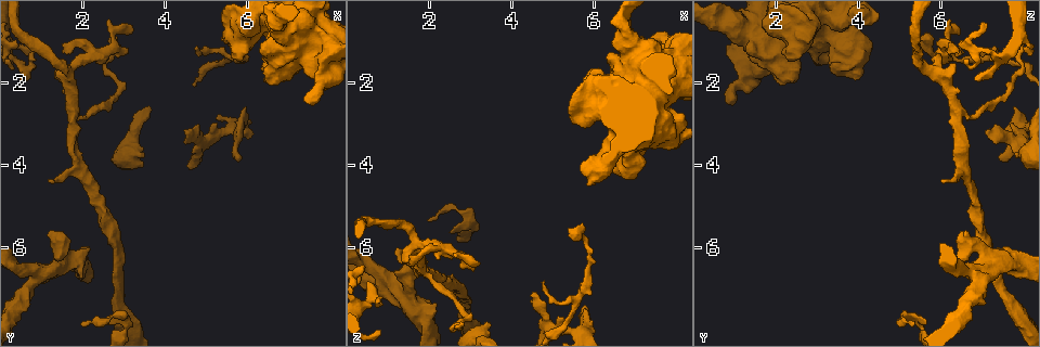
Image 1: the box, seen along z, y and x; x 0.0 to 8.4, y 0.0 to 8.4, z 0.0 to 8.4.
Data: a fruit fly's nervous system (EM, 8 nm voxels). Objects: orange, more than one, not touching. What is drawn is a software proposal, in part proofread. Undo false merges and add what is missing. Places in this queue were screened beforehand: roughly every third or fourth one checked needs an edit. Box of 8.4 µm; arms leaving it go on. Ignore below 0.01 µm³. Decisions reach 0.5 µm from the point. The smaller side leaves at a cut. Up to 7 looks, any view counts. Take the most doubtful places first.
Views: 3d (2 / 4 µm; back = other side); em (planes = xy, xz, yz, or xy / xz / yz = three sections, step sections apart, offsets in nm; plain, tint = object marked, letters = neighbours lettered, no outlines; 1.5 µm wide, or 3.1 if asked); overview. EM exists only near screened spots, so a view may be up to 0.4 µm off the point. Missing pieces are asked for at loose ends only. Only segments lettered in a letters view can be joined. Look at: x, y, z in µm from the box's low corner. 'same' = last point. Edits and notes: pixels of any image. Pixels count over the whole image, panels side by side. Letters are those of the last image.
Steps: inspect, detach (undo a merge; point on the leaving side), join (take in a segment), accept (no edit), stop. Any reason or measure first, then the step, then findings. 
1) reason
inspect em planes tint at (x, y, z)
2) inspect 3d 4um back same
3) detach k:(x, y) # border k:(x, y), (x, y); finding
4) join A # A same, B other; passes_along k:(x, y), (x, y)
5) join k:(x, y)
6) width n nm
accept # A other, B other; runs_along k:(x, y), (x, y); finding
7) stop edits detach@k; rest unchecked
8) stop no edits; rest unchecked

end of a long branch
inspect 3d 2um at (2.75, 0.90, 7.90)

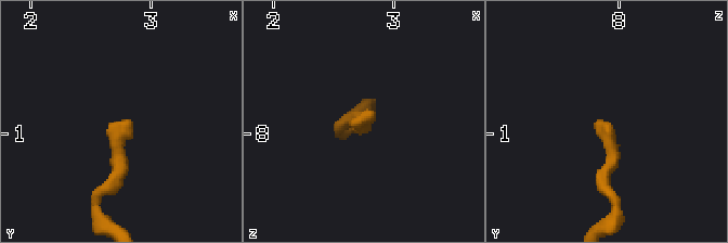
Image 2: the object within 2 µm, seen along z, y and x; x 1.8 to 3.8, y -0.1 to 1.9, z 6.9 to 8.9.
inspect em xy step 4 tint at (2.82, 0.90, 7.84)

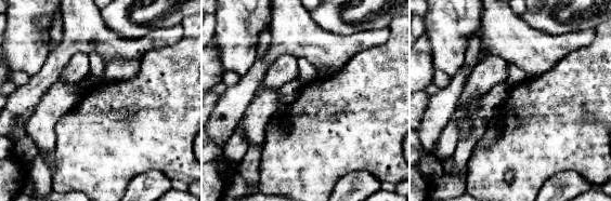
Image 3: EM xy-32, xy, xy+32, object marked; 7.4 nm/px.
inspect em planes letters same

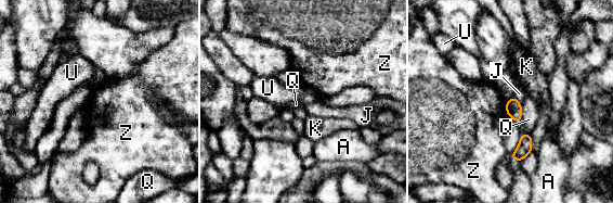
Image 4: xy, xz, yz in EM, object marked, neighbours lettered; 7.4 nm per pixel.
width 120 nm
accept # A other, J other, K other, Q other, U other, Z other; border 4:(513, 97), (506, 101); none of them fits

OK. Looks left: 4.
tapers out
inspect 3d 4um at (4.80, 1.15, 6.85)

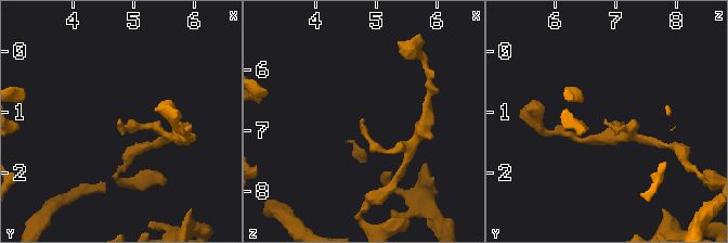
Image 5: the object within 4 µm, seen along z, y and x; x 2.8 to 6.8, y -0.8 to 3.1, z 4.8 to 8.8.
need the tissue
inspect em planes tint at (4.75, 1.15, 6.80)

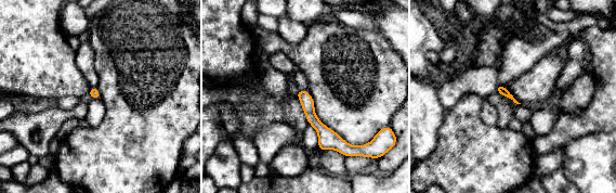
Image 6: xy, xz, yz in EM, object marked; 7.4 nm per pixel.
inspect em planes letters same

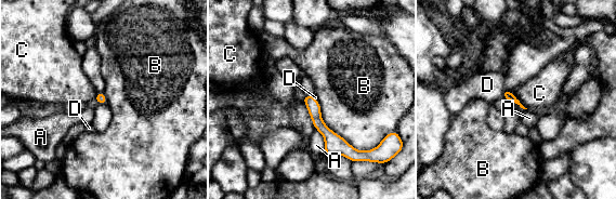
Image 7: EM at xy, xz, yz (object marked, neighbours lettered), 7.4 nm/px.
join D # A other, B other, C other, D same; passes_along 7:(507, 94), (503, 93), (488, 85); the neuron continues

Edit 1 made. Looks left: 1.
stop edits join@7; rest unchecked

